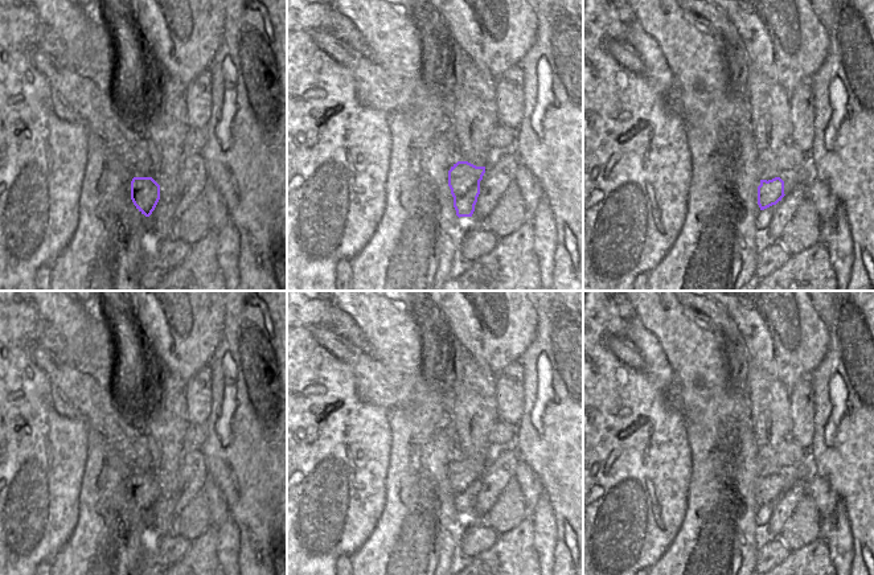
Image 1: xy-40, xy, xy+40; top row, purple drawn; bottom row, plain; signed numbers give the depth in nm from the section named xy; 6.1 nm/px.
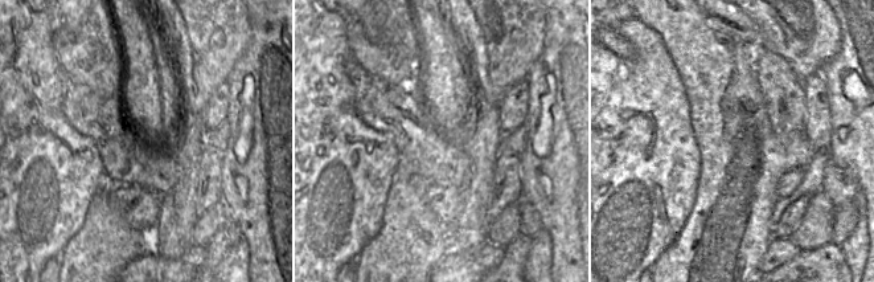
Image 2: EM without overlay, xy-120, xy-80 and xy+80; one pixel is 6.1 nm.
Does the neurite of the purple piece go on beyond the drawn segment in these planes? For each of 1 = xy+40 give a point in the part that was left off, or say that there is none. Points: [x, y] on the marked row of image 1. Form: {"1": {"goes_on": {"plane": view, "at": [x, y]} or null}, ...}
{"1": {"goes_on": null}}

